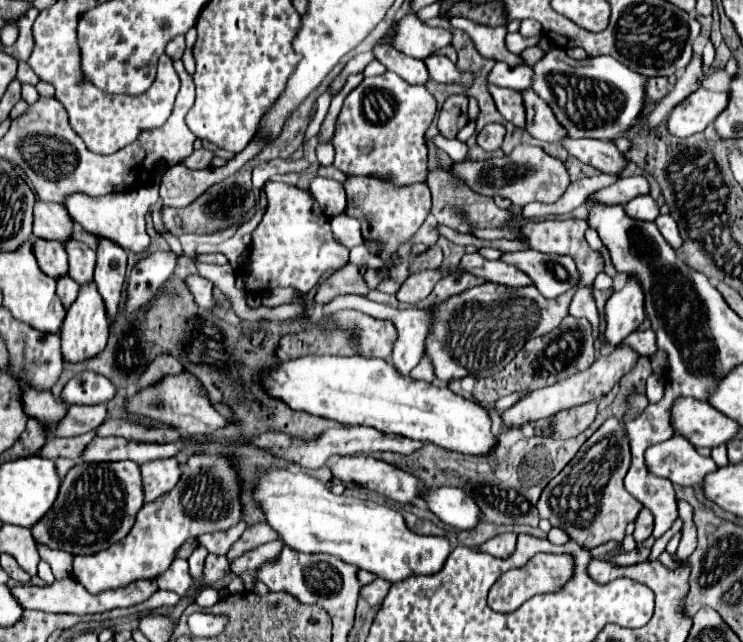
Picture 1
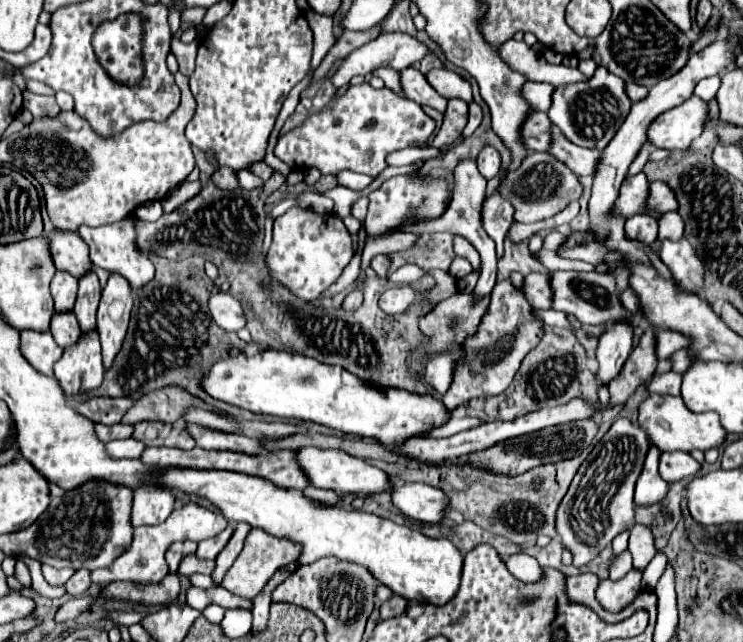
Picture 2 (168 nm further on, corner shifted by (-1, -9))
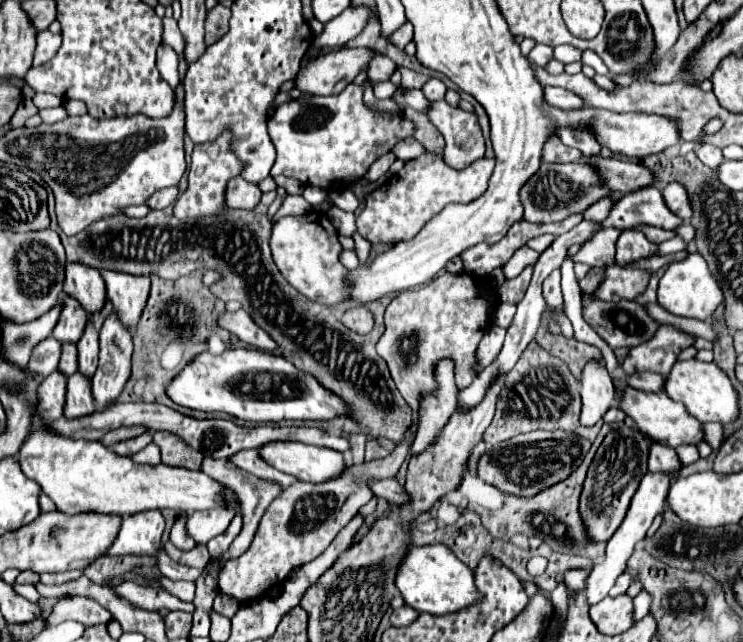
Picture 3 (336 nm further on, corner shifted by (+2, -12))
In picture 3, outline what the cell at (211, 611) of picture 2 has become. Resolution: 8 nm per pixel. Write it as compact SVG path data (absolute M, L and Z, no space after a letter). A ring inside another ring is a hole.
M218 594L216 600L214 600L214 612L222 614L222 616L226 616L226 618L232 618L232 616L236 614L238 606L240 606L238 600L234 600L234 598L230 598L230 596L224 596L224 594Z

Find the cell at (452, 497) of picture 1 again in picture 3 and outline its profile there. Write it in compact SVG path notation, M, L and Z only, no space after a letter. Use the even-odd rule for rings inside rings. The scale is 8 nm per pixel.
M388 478L388 480L374 482L374 484L370 484L370 488L372 488L374 496L388 500L388 502L394 504L396 508L400 508L402 504L406 504L406 500L410 500L410 494L406 492L406 488L402 488L402 486L398 484L396 478Z

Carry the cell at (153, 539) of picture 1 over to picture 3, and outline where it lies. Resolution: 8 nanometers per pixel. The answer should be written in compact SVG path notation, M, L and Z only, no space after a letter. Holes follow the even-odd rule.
M208 510L194 512L186 518L186 532L196 540L196 544L208 544L214 536L224 532L234 518L234 510Z

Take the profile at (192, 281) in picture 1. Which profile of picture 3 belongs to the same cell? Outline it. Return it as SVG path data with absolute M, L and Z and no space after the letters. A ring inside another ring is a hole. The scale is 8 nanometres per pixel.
M240 308L236 312L222 312L218 316L218 326L228 330L230 334L238 336L242 342L254 346L254 348L260 348L260 350L274 350L276 348L276 342L260 328L254 324L254 320L250 318L250 314Z

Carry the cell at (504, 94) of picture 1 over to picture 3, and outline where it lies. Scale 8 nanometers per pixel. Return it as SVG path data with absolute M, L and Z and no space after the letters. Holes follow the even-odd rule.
M548 136L544 144L544 162L578 162L580 152L576 148L568 148L558 140L558 136Z

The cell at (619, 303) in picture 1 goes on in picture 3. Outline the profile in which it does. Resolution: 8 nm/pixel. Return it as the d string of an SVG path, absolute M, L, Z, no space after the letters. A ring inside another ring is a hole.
M592 358L580 378L582 384L582 426L596 424L614 402L614 384L602 360Z

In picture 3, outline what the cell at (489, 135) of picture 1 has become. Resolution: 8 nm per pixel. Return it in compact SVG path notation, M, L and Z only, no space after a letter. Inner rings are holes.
M426 152L424 156L410 160L398 174L392 176L390 182L376 188L366 198L366 208L356 218L356 226L360 236L368 242L402 242L410 240L430 216L438 214L446 204L454 202L472 202L482 196L488 188L488 180L494 170L494 158L482 158L472 162L464 170L450 168L442 158Z

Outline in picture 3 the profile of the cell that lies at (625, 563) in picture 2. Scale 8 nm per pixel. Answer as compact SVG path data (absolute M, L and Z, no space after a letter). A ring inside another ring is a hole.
M624 572L624 574L620 574L620 576L618 576L618 580L616 580L614 588L610 590L610 596L624 594L624 592L628 590L628 586L630 586L630 572Z

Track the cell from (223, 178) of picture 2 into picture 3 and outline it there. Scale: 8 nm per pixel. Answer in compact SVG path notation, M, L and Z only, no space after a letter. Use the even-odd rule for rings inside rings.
M240 176L230 180L230 184L226 184L226 206L230 208L250 210L260 202L260 196L262 192L258 190L258 186L246 182Z

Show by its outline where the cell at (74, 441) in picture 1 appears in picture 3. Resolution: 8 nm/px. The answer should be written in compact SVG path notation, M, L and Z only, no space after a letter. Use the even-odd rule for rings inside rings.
M148 444L146 448L142 448L142 452L136 452L130 458L138 464L158 464L160 462L160 450L156 444Z

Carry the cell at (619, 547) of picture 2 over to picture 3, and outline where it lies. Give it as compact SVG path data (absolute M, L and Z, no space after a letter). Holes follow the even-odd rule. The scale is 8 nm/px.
M648 472L648 474L642 478L642 482L640 482L640 486L638 486L638 490L636 490L636 494L634 494L634 498L632 498L632 504L630 504L630 510L628 510L628 514L626 514L626 520L620 524L620 528L614 532L614 536L608 540L604 560L598 562L598 564L592 568L592 572L590 572L588 580L586 580L588 604L596 604L596 602L600 602L602 598L606 598L608 592L610 592L610 588L614 586L616 578L626 570L626 564L628 564L628 558L630 558L632 552L634 552L634 546L646 536L646 530L650 528L654 516L656 516L658 512L662 512L662 508L664 508L664 504L666 504L668 488L670 488L670 476L668 476L668 474L652 474L652 472Z

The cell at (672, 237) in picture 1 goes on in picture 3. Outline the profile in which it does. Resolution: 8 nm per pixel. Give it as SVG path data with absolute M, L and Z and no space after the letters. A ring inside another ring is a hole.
M688 254L684 260L672 262L658 284L658 304L678 316L698 318L706 320L714 314L718 304L722 302L722 288L714 280L714 276L708 270L706 260L700 254Z

